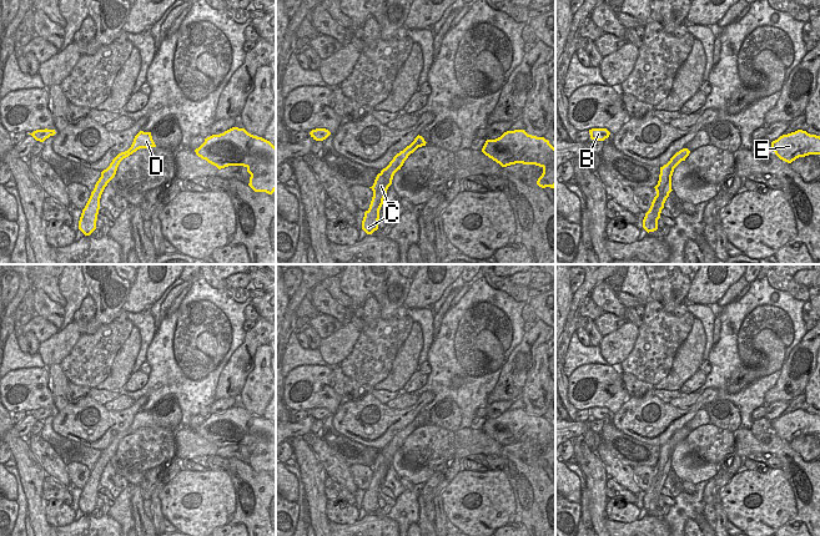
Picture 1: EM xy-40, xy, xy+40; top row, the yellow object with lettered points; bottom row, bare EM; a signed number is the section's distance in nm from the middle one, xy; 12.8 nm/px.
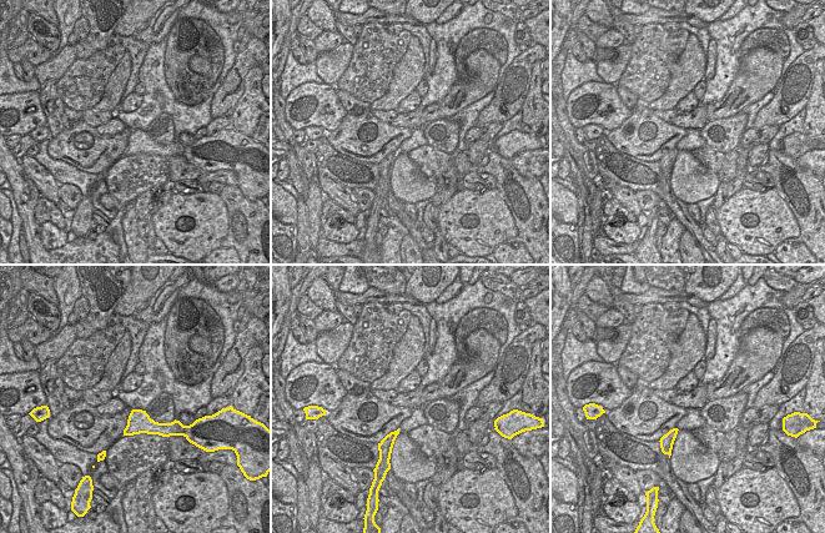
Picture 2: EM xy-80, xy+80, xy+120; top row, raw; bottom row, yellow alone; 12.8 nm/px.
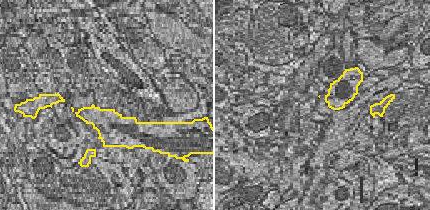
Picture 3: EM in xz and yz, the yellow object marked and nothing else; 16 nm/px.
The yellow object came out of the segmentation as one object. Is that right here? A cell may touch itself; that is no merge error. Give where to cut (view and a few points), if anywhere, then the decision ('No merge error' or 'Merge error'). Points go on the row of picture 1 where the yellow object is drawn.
Split along xy (396, 155), (400, 168). Merge error.

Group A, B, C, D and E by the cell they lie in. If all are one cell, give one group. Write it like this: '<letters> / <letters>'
A C / B D E

